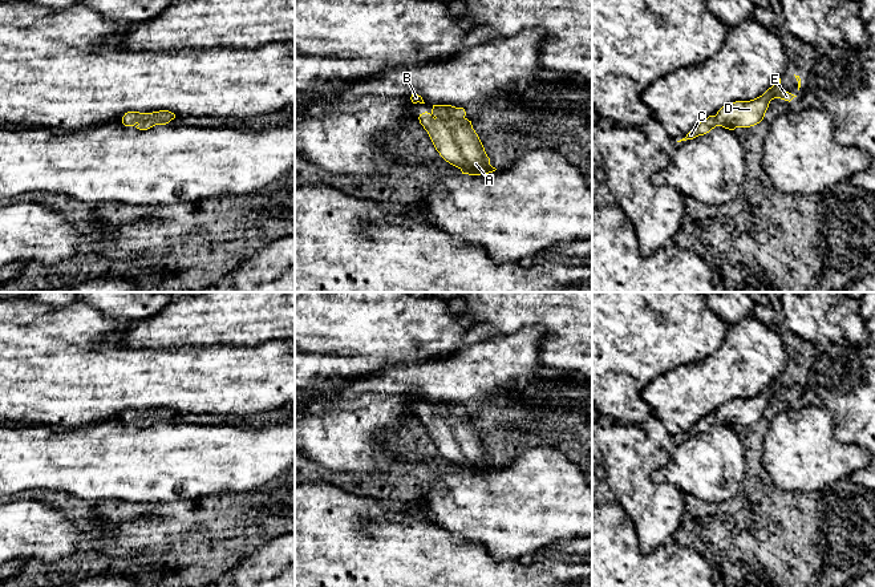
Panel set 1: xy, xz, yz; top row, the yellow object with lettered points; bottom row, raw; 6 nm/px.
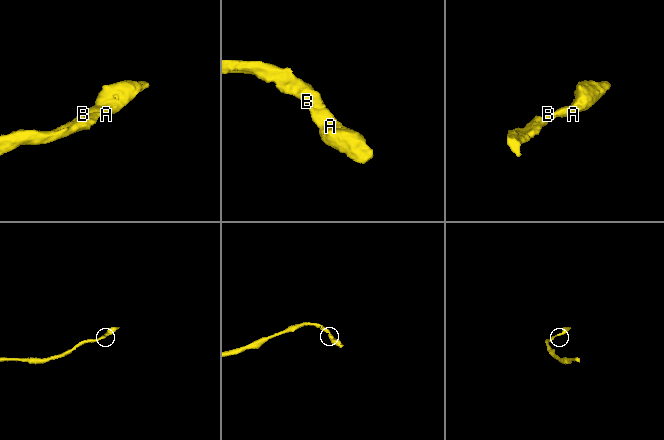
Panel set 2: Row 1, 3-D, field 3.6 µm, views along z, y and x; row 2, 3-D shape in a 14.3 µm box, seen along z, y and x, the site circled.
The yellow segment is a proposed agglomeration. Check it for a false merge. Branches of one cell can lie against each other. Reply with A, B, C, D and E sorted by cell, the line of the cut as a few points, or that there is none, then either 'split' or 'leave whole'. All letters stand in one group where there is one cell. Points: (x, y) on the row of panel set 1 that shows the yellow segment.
A B C D E | no cut | leave whole

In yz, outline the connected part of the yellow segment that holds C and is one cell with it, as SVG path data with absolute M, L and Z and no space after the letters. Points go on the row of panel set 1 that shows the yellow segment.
M781 78L774 82L762 96L750 101L736 101L722 106L716 116L709 116L693 127L685 138L677 141L693 139L698 135L709 133L716 126L722 126L729 130L736 127L750 127L759 124L774 98L791 101L794 94L786 92L781 85Z

